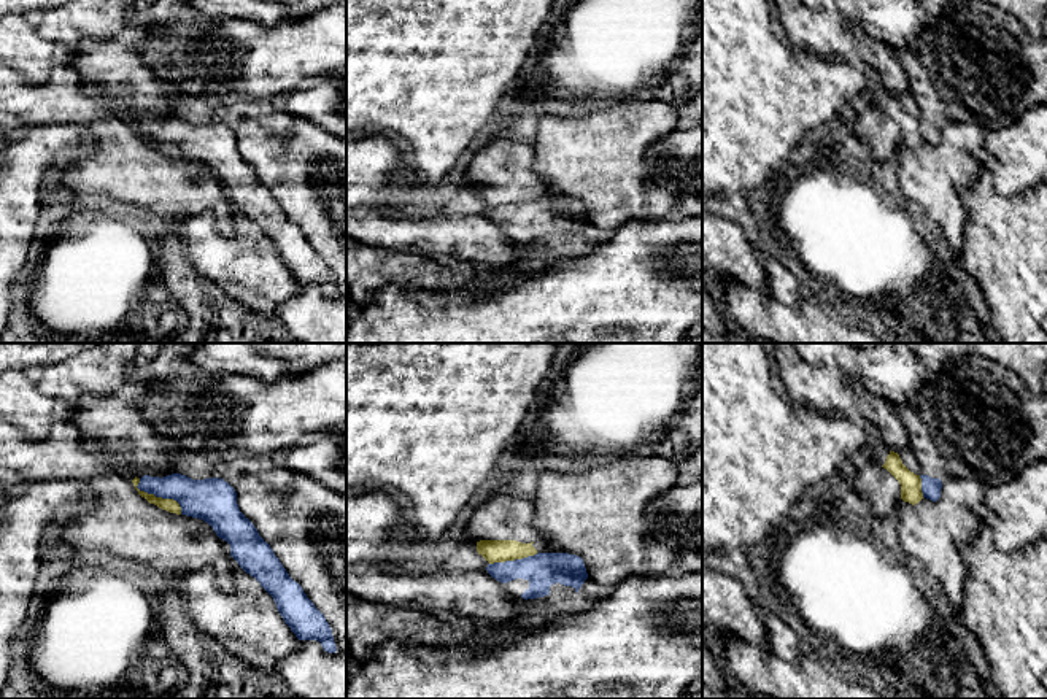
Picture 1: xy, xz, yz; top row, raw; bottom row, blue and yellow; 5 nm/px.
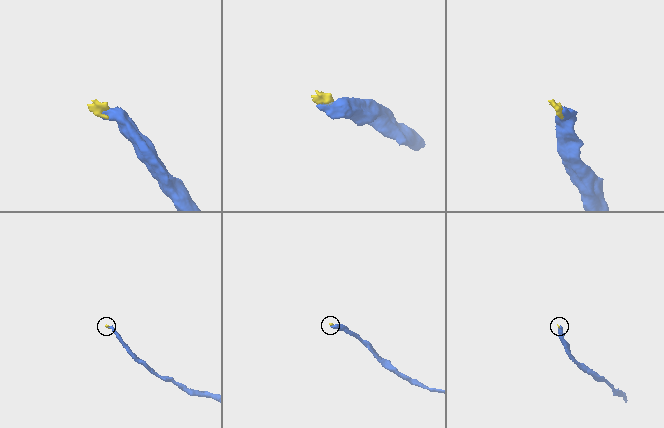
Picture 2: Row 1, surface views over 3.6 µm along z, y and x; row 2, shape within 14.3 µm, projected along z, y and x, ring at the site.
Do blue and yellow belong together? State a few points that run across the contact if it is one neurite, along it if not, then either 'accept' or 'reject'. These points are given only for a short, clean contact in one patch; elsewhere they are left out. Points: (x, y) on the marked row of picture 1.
xy (139, 478), (137, 486), (140, 490), (172, 498), (181, 513) | reject

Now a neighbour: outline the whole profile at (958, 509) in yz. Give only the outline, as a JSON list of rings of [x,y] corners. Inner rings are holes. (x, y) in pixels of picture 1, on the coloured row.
[[[950,477],[936,502],[923,497],[915,505],[904,500],[898,505],[896,534],[902,550],[937,580],[955,616],[963,608],[969,573],[955,543],[979,535],[985,489],[976,478]]]

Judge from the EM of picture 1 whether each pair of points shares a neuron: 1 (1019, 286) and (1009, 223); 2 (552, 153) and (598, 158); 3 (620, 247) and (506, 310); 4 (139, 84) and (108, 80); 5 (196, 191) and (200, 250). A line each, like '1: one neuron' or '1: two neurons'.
1: one neuron
2: one neuron
3: one neuron
4: one neuron
5: two neurons

